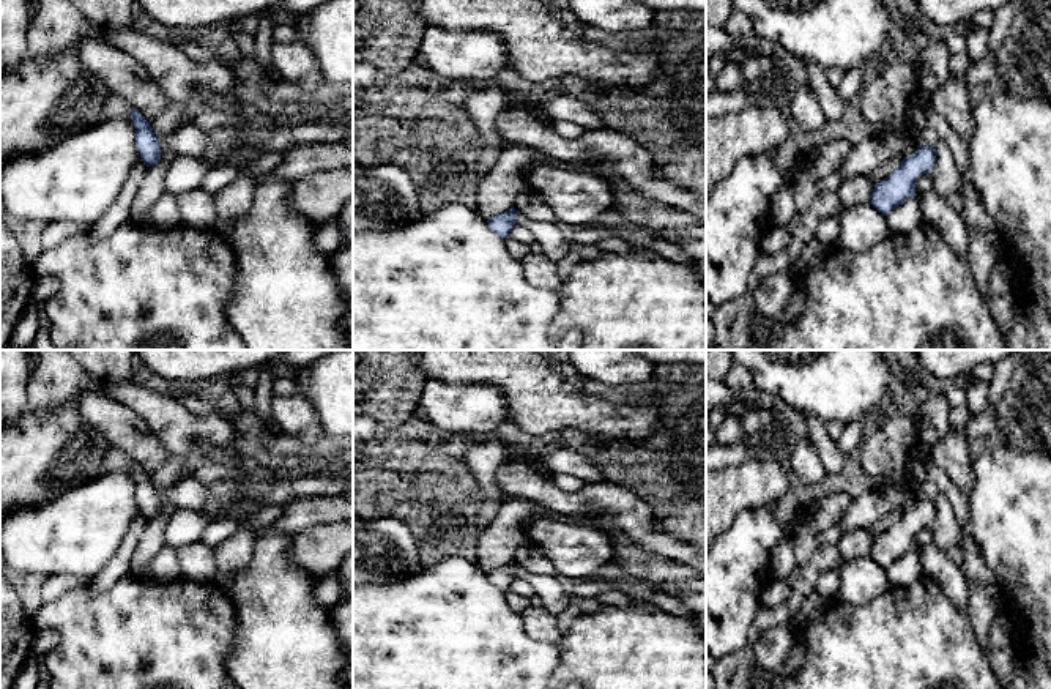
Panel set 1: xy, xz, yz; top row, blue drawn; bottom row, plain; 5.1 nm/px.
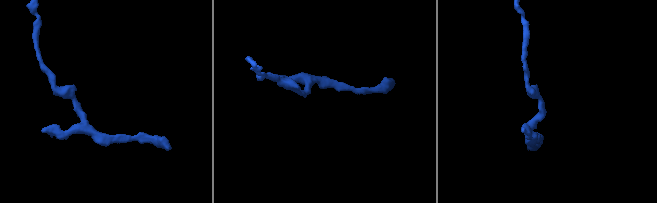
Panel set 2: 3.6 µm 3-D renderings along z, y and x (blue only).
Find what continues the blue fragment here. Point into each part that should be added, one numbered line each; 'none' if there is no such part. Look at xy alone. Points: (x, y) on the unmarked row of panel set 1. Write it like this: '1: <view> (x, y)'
none

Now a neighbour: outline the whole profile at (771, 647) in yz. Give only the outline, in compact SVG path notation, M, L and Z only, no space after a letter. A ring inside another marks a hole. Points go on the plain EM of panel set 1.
M782 623L761 632L753 632L752 653L755 667L761 670L778 670L796 643L797 629L793 623Z

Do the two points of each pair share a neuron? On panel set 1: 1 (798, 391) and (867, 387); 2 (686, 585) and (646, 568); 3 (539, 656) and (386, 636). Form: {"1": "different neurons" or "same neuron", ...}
{"1": "same neuron", "2": "same neuron", "3": "same neuron"}

